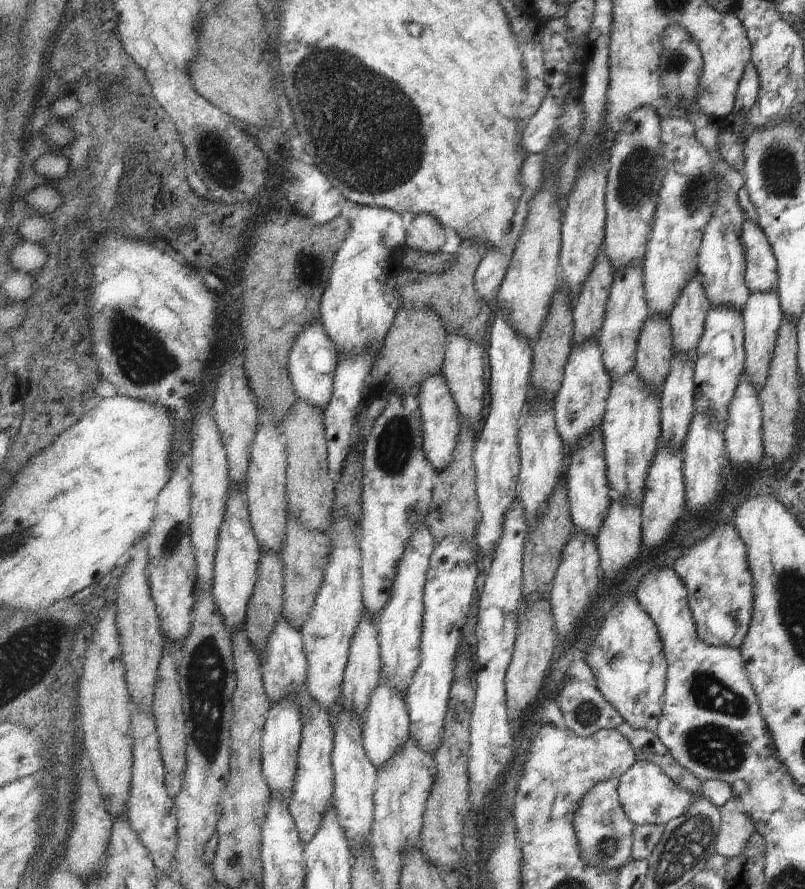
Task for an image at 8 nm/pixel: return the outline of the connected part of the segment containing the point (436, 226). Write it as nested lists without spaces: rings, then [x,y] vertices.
[[[428,214],[416,215],[406,228],[406,235],[407,247],[426,255],[436,254],[447,242],[445,227],[433,215]]]

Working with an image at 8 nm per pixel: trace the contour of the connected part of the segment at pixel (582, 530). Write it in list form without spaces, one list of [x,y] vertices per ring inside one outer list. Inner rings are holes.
[[[595,428],[569,458],[567,487],[571,495],[571,516],[575,532],[596,540],[605,519],[609,516],[614,498],[608,476],[606,442],[601,428]]]

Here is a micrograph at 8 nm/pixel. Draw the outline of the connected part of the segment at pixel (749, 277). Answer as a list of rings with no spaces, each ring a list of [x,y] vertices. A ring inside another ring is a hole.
[[[747,218],[742,224],[741,241],[746,249],[746,287],[750,292],[776,290],[778,280],[772,248],[759,226]]]

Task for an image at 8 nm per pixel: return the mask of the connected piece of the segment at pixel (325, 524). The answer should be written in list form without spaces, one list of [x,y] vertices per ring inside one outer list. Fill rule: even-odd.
[[[298,400],[285,420],[283,429],[287,436],[288,448],[286,485],[289,514],[303,521],[309,530],[325,533],[332,524],[332,514],[335,513],[337,483],[330,477],[332,470],[328,463],[324,413],[317,407]]]

